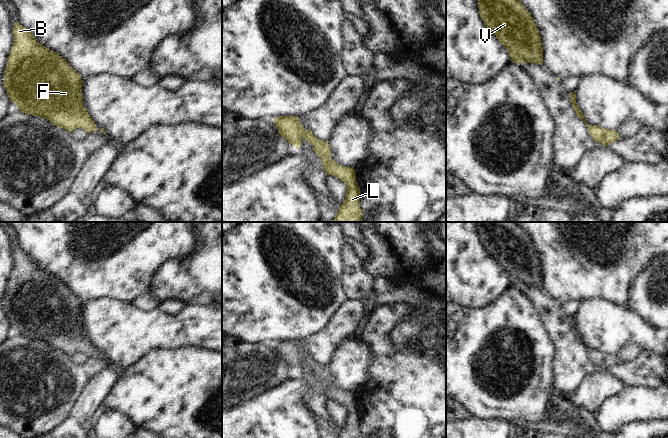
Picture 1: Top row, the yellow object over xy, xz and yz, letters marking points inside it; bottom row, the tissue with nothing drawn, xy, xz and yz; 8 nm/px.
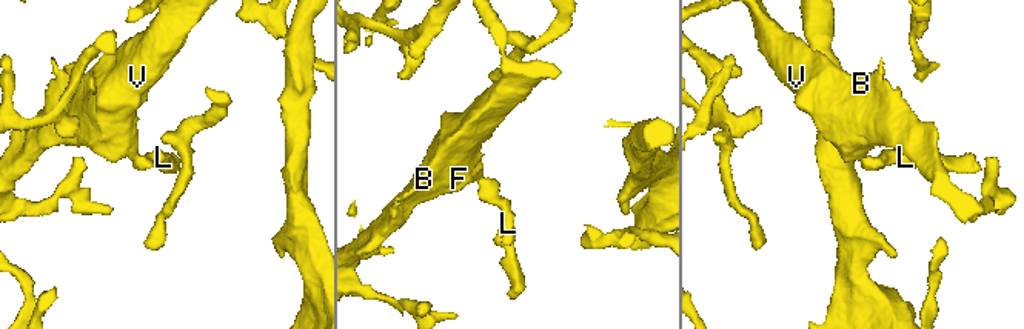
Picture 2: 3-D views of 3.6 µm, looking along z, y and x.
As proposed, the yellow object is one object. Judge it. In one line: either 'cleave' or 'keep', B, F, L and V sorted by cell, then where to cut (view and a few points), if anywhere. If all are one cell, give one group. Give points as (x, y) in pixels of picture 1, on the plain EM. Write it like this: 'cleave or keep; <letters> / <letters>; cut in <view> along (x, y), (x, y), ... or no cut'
keep; B F L V; no cut

